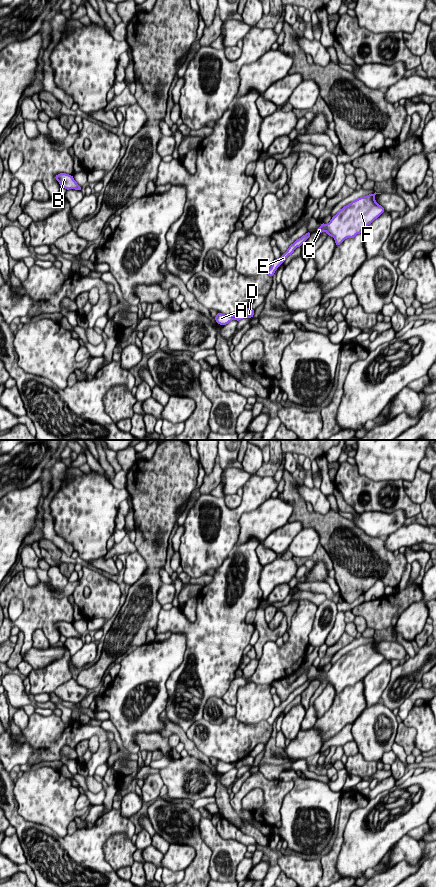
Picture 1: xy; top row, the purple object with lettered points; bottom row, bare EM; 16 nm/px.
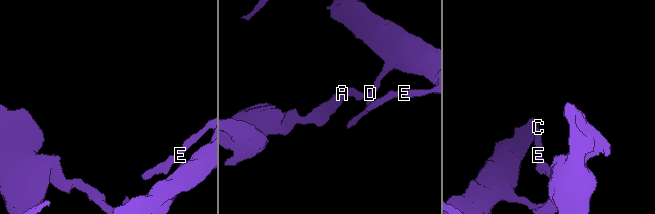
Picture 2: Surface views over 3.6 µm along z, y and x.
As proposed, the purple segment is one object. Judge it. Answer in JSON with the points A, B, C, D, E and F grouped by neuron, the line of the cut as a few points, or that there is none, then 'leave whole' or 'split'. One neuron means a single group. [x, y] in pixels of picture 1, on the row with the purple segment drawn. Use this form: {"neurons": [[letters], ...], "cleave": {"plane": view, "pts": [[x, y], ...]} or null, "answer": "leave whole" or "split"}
{"neurons": [["A", "B"], ["C", "D", "E", "F"]], "cleave": {"plane": "xy", "pts": [[236, 315], [234, 318]]}, "answer": "split"}

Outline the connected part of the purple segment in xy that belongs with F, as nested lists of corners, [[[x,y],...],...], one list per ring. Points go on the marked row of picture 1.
[[[375,192],[374,194],[360,197],[344,206],[337,212],[335,216],[332,217],[329,223],[321,223],[321,226],[316,232],[321,234],[323,231],[325,231],[328,236],[332,236],[334,238],[336,246],[339,246],[345,239],[353,238],[357,234],[362,233],[368,225],[370,225],[385,211],[385,209],[375,201],[376,194],[381,193]]]

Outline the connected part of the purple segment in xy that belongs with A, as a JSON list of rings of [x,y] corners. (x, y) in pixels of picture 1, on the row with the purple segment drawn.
[[[220,312],[214,317],[219,325],[226,325],[236,318],[236,315],[225,315]]]

